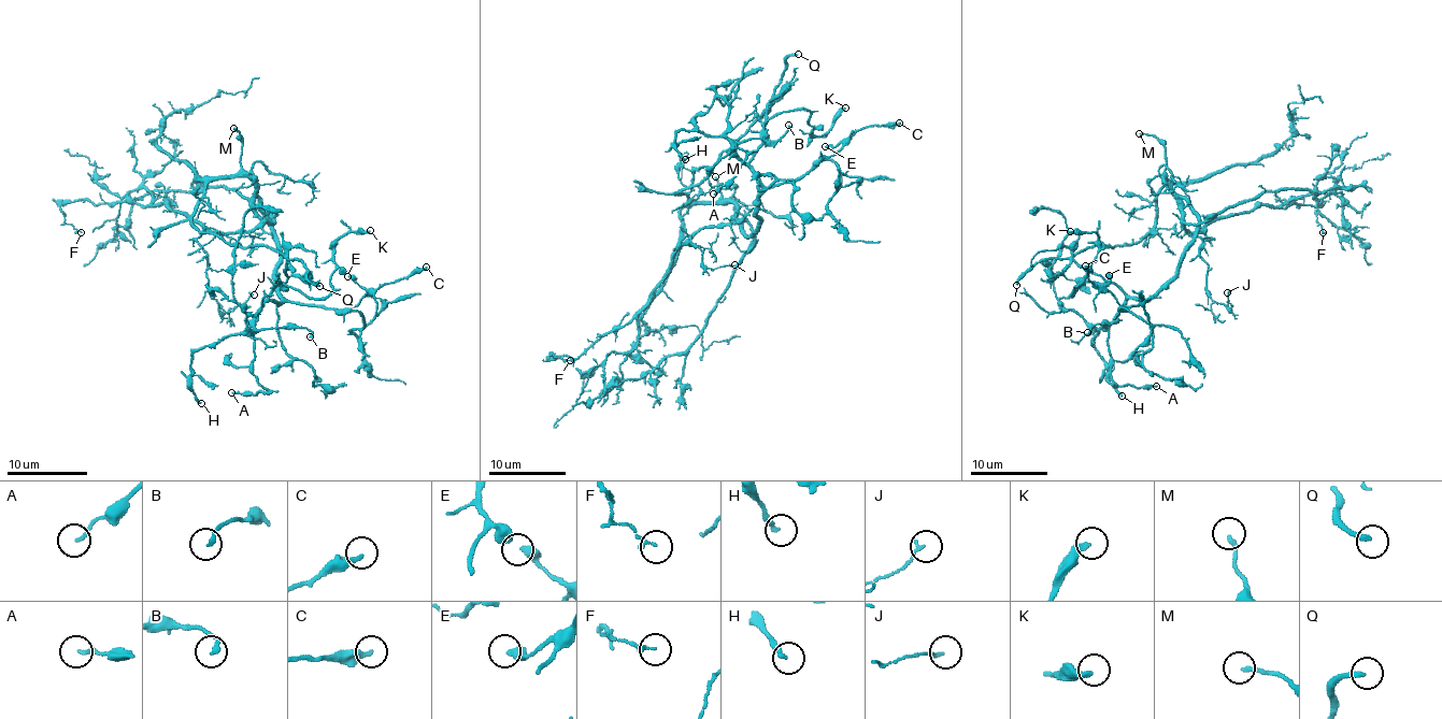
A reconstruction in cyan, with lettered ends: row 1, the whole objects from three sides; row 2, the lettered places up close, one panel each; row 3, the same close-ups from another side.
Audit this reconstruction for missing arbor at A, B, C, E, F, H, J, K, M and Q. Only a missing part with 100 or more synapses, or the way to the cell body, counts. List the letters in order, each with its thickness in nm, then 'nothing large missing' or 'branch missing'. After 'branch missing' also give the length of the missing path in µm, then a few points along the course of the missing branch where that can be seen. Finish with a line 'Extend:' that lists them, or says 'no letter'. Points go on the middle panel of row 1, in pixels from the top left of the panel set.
A: 160 nm | nothing large missing
B: 200 nm | nothing large missing
C: 320 nm | nothing large missing
E: 400 nm | nothing large missing
F: 180 nm | nothing large missing
H: 220 nm | nothing large missing
J: 140 nm | nothing large missing
K: 320 nm | nothing large missing
M: 170 nm | nothing large missing
Q: 220 nm | branch missing | 25 µm
Extend: Q

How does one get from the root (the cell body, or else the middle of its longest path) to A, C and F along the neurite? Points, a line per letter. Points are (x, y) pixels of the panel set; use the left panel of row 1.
A: (266, 216), (280, 253), (282, 297), (255, 316), (254, 374), (266, 392), (231, 392)
C: (266, 216), (280, 253), (275, 288), (289, 302), (345, 311), (382, 285), (408, 278), (426, 267)
F: (266, 216), (271, 223), (250, 230), (208, 232), (165, 204), (67, 200), (61, 206), (65, 223), (81, 232)

